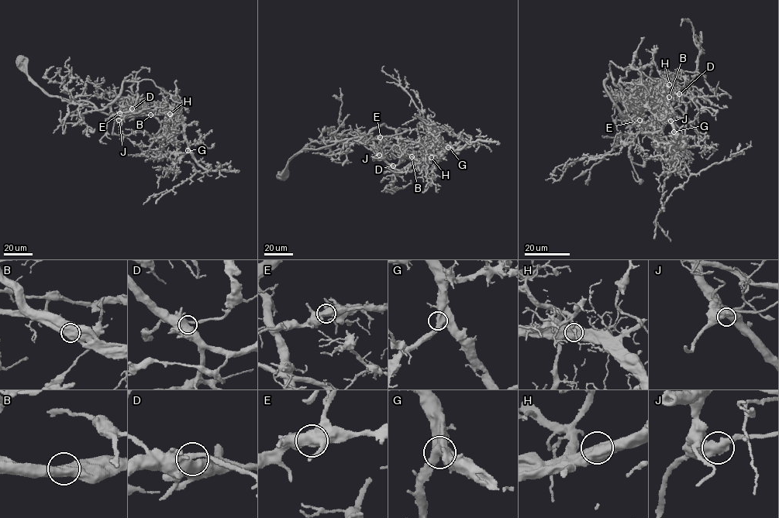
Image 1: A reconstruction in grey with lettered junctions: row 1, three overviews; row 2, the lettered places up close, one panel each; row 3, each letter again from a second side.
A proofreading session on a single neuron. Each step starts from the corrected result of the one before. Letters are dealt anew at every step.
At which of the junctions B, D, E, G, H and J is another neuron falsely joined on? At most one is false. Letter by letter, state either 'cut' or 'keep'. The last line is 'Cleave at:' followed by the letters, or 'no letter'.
B: keep
D: keep
E: keep
G: keep
H: keep
J: keep
Cleave at: no letter

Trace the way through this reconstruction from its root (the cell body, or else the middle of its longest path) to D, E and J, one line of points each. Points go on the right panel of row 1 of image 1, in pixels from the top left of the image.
D: (671, 79), (649, 125), (642, 125), (642, 118), (647, 126), (660, 121), (679, 94)
E: (671, 79), (666, 98), (655, 108), (649, 126), (639, 128), (642, 125), (632, 118), (643, 125), (639, 120)
J: (671, 79), (666, 98), (655, 108), (649, 126), (642, 125), (641, 120), (647, 126), (664, 118), (670, 121)

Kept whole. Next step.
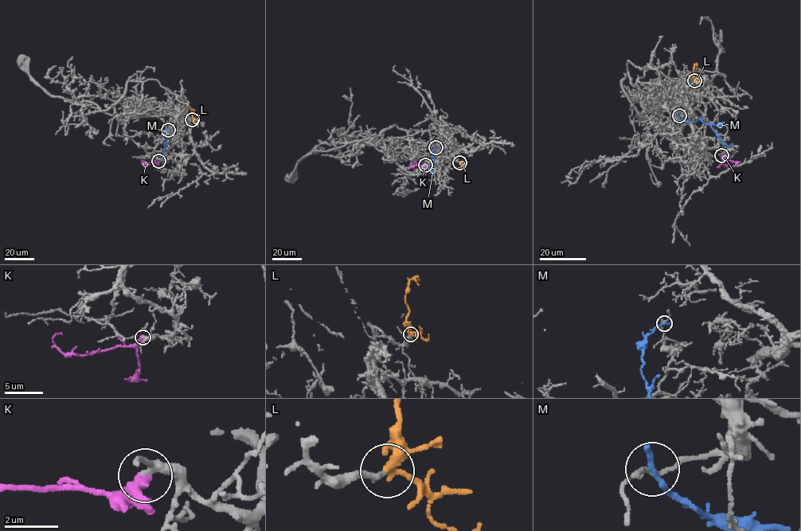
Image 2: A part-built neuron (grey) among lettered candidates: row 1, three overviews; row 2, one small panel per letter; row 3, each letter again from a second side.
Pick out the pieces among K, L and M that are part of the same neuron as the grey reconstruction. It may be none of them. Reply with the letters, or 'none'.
K, L

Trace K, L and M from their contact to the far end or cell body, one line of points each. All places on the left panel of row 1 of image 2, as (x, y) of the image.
K: (158, 161), (145, 165), (142, 162), (143, 160)
L: (192, 119), (193, 110), (185, 107)
M: (168, 130), (164, 135), (166, 146), (161, 157)

